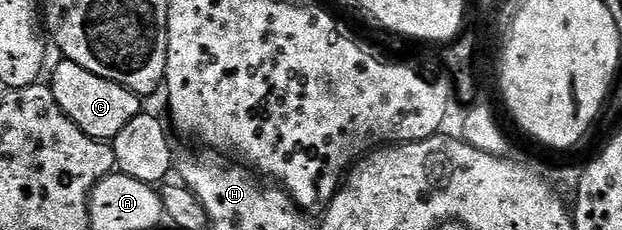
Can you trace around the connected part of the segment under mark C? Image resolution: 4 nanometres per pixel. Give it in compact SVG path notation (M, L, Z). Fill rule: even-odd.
M60 60L56 66L56 71L52 74L50 85L54 92L54 98L66 116L82 128L92 138L101 140L111 140L130 124L142 112L141 95L130 92L122 84L106 80L102 76L94 76L86 68L82 68L77 62Z

